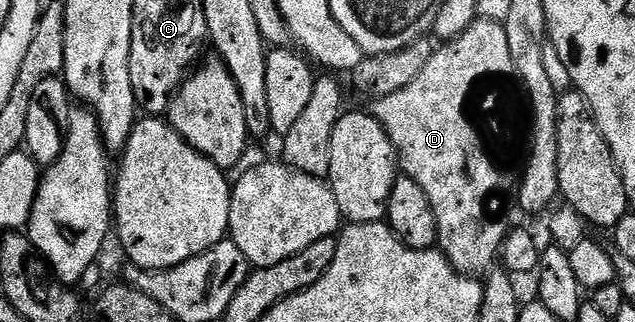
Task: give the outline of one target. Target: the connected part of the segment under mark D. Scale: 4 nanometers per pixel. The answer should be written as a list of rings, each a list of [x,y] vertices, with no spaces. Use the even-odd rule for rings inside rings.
[[[479,19],[463,35],[434,51],[427,67],[403,91],[372,102],[373,118],[385,128],[397,148],[400,172],[427,191],[431,211],[435,211],[437,245],[458,273],[485,275],[494,268],[493,260],[498,260],[511,230],[509,216],[518,212],[521,175],[531,148],[531,117],[524,100],[509,100],[522,93],[504,24]]]

